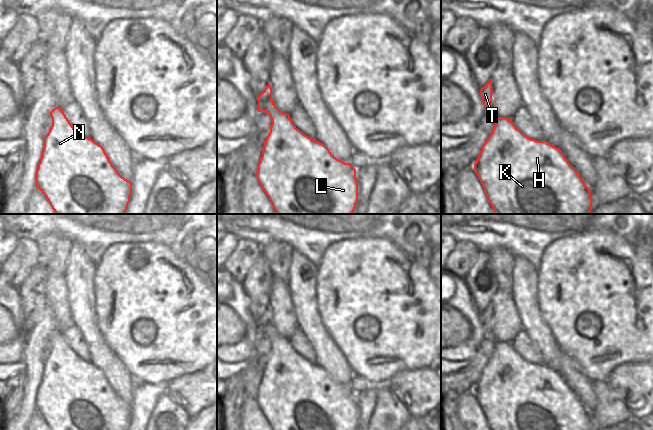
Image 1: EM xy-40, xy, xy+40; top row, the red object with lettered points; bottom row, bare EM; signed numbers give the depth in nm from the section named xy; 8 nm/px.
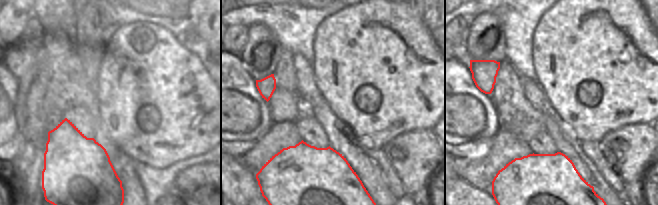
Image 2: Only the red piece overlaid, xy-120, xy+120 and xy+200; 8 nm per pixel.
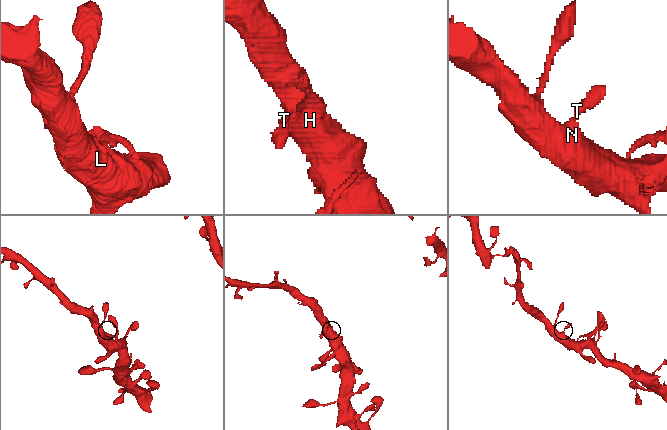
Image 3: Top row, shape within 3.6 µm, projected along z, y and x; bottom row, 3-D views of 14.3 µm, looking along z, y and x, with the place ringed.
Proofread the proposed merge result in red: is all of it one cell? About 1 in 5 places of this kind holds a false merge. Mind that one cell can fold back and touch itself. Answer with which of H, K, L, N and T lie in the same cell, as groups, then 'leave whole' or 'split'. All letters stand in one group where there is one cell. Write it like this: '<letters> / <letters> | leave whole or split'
H K L N T | leave whole

